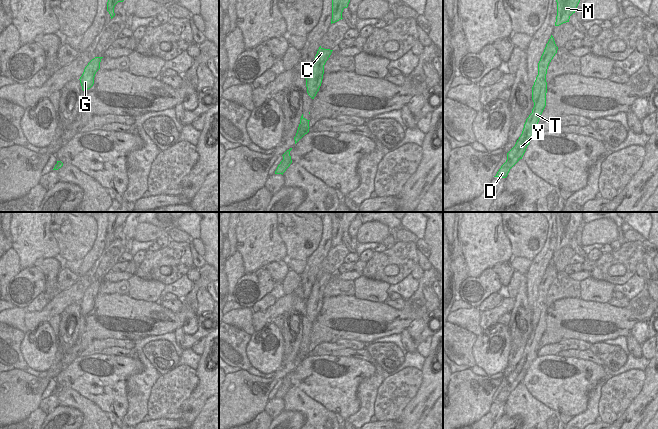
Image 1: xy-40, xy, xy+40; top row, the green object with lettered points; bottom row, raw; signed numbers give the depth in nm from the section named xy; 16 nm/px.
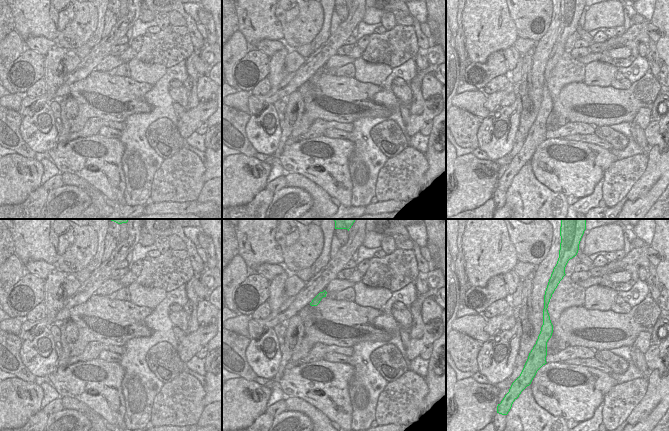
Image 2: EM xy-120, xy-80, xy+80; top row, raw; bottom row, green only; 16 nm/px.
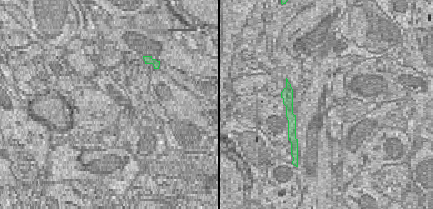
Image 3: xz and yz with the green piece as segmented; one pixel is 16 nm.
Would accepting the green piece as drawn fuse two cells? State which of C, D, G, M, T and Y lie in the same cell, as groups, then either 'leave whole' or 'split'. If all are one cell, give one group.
C D G M T Y | leave whole

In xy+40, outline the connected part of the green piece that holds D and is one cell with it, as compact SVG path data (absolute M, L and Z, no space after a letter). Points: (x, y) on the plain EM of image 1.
M551 259L541 283L538 287L538 299L532 311L532 324L534 331L532 337L526 343L521 360L517 364L515 370L507 377L507 384L501 390L494 401L506 402L510 393L522 383L527 370L532 362L538 357L538 346L540 340L546 330L547 306L546 298L549 287L557 277L558 271L555 268L554 262Z

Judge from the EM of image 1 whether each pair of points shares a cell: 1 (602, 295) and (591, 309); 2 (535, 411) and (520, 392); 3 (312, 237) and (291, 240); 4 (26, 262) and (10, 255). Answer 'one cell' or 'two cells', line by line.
1: two cells
2: one cell
3: one cell
4: two cells

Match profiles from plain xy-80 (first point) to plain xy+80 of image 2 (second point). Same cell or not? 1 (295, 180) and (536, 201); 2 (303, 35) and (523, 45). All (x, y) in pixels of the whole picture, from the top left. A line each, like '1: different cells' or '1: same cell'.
1: same cell
2: different cells

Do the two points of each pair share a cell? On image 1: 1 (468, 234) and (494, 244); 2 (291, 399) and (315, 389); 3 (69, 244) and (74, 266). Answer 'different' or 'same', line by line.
1: same
2: different
3: different

